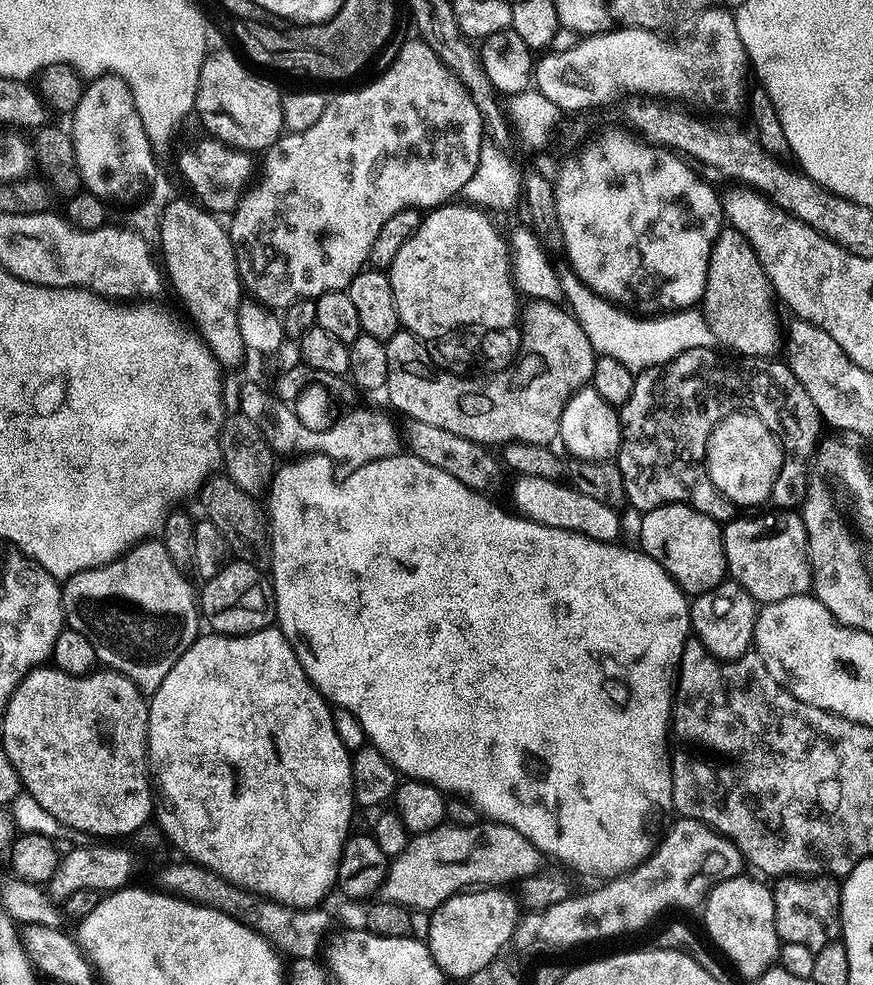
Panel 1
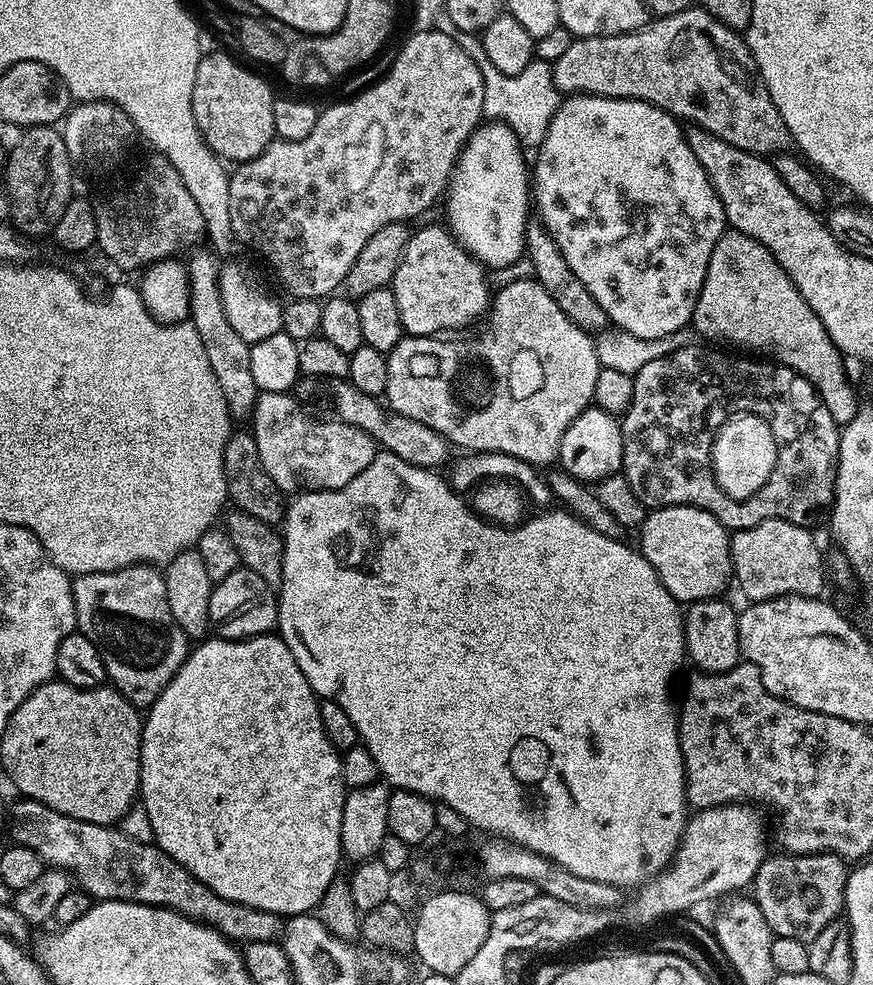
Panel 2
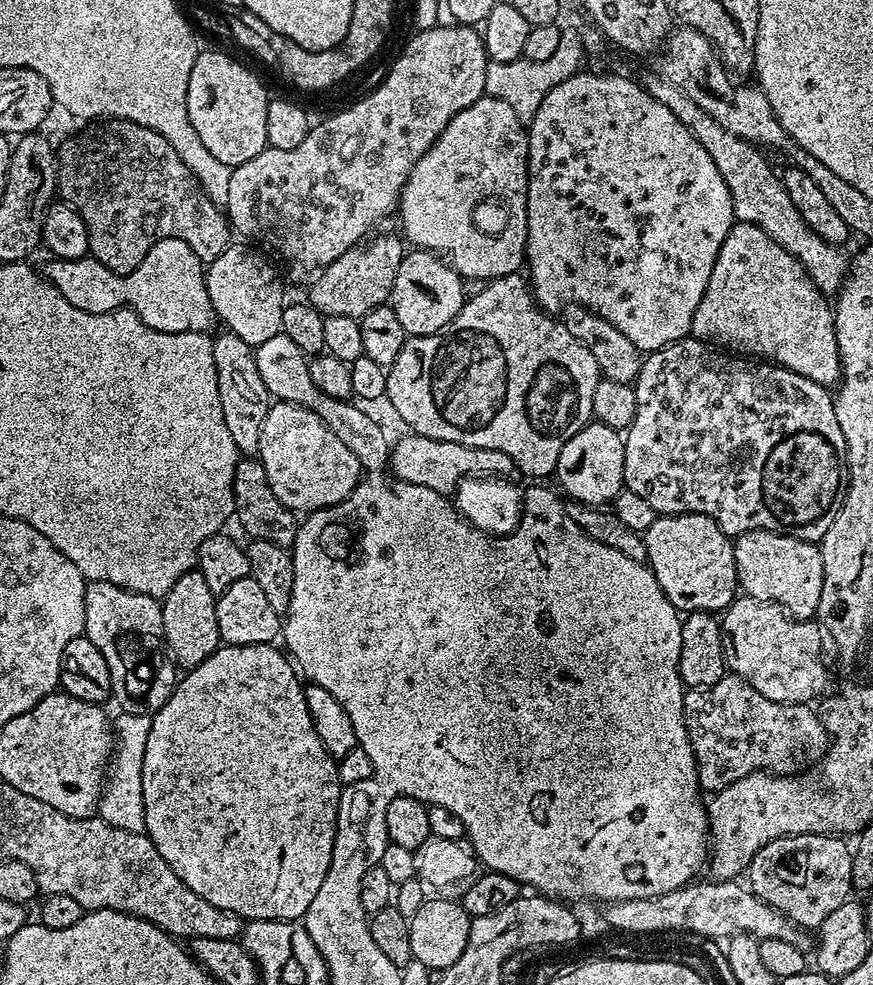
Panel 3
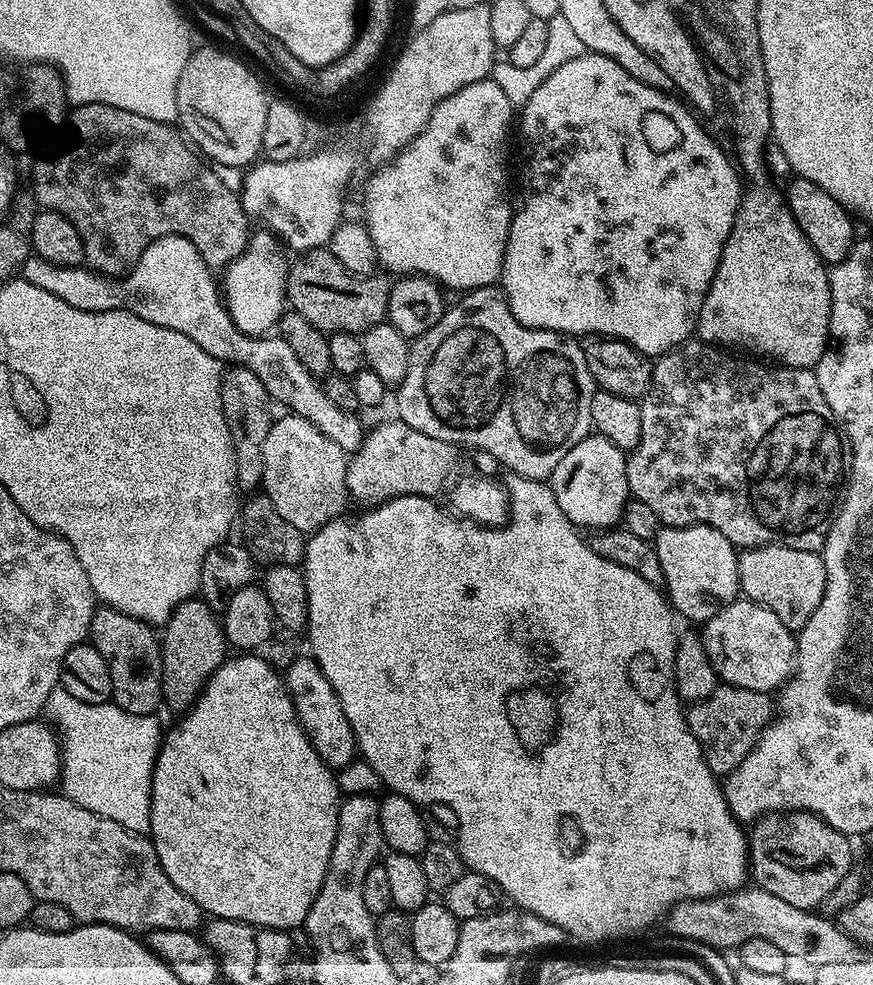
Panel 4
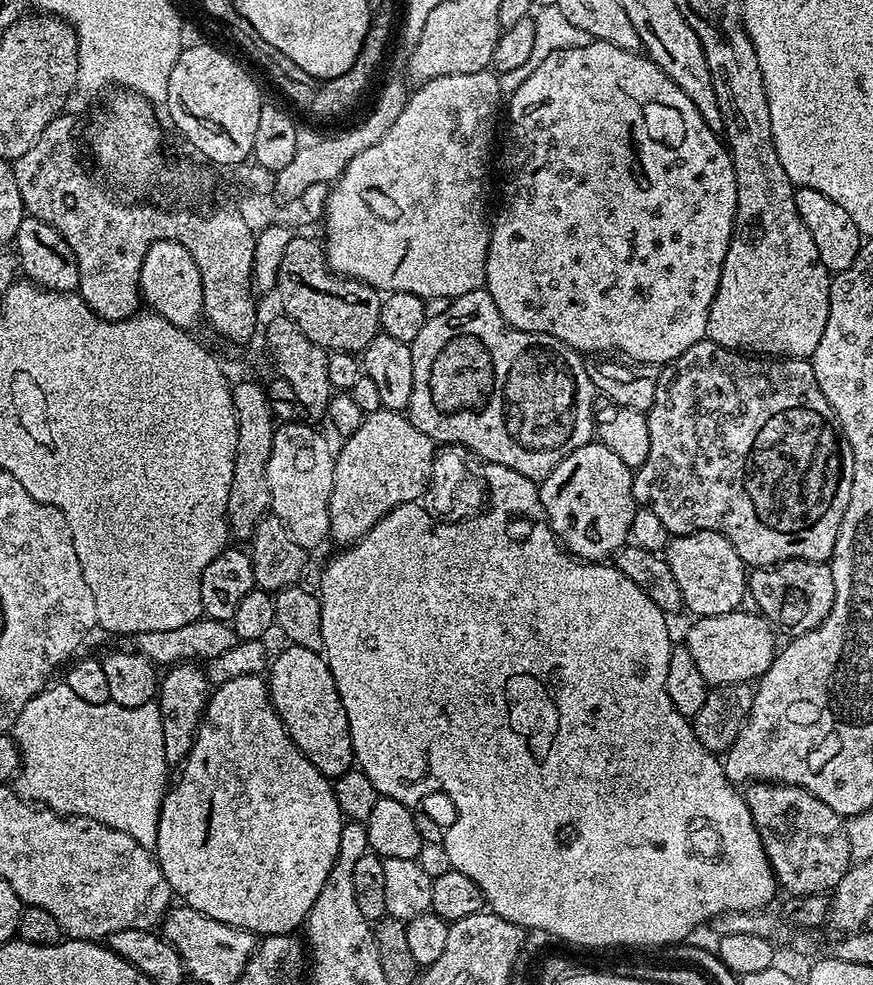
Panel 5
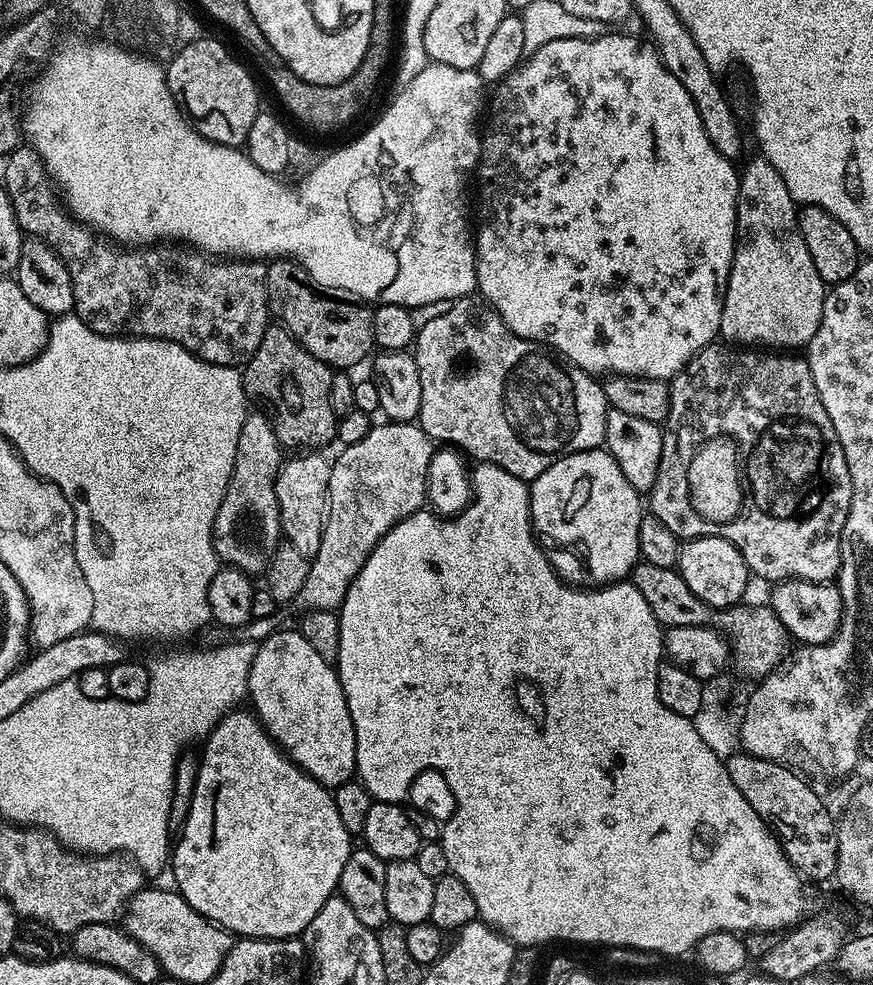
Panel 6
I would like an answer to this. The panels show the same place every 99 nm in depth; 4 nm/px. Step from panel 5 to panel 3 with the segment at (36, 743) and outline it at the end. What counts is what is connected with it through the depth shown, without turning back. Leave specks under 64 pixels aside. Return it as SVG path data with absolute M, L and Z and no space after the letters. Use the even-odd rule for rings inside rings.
M124 712L114 720L114 751L104 781L104 792L100 795L98 816L110 826L118 826L118 830L146 833L146 806L142 802L142 758L146 754L146 738L150 738L151 725L151 715L135 716L132 712Z

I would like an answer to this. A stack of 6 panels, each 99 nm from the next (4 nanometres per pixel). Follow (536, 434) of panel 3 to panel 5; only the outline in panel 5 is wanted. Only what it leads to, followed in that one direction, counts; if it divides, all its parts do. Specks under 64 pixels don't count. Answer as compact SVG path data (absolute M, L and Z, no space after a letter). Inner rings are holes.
M487 287L474 290L470 294L462 294L451 301L448 310L443 311L437 317L428 318L418 330L418 338L412 343L412 361L414 362L414 390L410 394L410 402L406 409L406 415L422 434L426 434L437 445L459 445L461 449L469 453L477 452L488 464L498 466L510 466L510 470L518 470L526 478L537 482L543 480L552 473L554 466L562 462L574 450L578 450L583 444L589 443L594 436L594 389L590 382L588 364L585 357L575 352L566 342L554 338L550 334L538 334L537 332L523 332L506 322L494 306L494 298L490 298Z

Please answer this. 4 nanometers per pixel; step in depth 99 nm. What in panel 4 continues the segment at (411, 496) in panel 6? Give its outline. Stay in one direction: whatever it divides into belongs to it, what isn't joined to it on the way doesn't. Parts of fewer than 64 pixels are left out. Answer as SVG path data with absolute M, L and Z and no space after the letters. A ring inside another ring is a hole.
M392 418L389 424L380 424L365 435L364 441L356 452L351 453L346 470L346 486L348 495L360 506L384 504L399 496L439 497L439 492L449 483L448 475L456 464L457 449L453 445L442 442L438 438L430 438L430 434L422 434L422 430L414 430L406 426L398 418Z

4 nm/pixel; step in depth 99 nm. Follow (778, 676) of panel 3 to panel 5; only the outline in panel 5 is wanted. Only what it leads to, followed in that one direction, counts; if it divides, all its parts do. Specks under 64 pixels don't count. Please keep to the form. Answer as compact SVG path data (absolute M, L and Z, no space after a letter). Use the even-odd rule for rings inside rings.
M744 611L693 619L693 624L682 640L683 647L690 650L698 671L710 686L759 681L765 670L772 665L772 659L778 651L777 633L763 616L755 611Z

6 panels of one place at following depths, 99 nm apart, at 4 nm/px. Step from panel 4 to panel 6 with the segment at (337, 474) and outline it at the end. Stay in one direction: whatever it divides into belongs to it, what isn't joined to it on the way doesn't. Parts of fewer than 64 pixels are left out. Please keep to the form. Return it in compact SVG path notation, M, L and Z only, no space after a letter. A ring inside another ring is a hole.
M304 450L283 461L276 475L276 493L280 506L280 527L287 543L298 550L298 554L309 558L318 554L322 542L324 522L328 518L328 487L332 465L329 457L320 456L319 451ZM304 452L304 453L303 453ZM300 455L301 456L296 456Z

